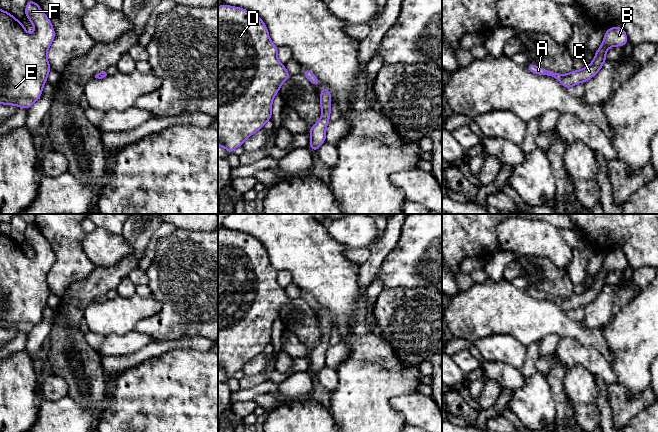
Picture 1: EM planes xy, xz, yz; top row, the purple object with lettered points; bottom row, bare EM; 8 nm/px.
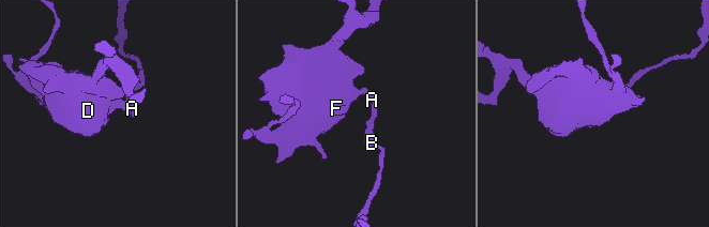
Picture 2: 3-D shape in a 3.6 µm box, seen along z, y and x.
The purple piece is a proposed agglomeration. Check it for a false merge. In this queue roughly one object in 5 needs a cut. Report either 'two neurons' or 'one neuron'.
one neuron

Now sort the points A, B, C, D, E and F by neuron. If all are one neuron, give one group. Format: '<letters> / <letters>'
A B C D E F

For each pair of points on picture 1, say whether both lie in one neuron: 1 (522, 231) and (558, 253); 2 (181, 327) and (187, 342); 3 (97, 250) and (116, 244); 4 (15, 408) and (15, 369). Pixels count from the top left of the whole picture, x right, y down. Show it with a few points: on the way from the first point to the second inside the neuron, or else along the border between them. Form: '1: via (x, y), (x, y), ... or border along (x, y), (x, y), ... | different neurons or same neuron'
1: via (531, 238), (544, 239), (549, 244) | same neuron
2: border along (207, 337), (183, 336), (177, 339), (162, 341) | different neurons
3: via (102, 249), (111, 248) | same neuron
4: via (15, 398), (15, 379) | same neuron

